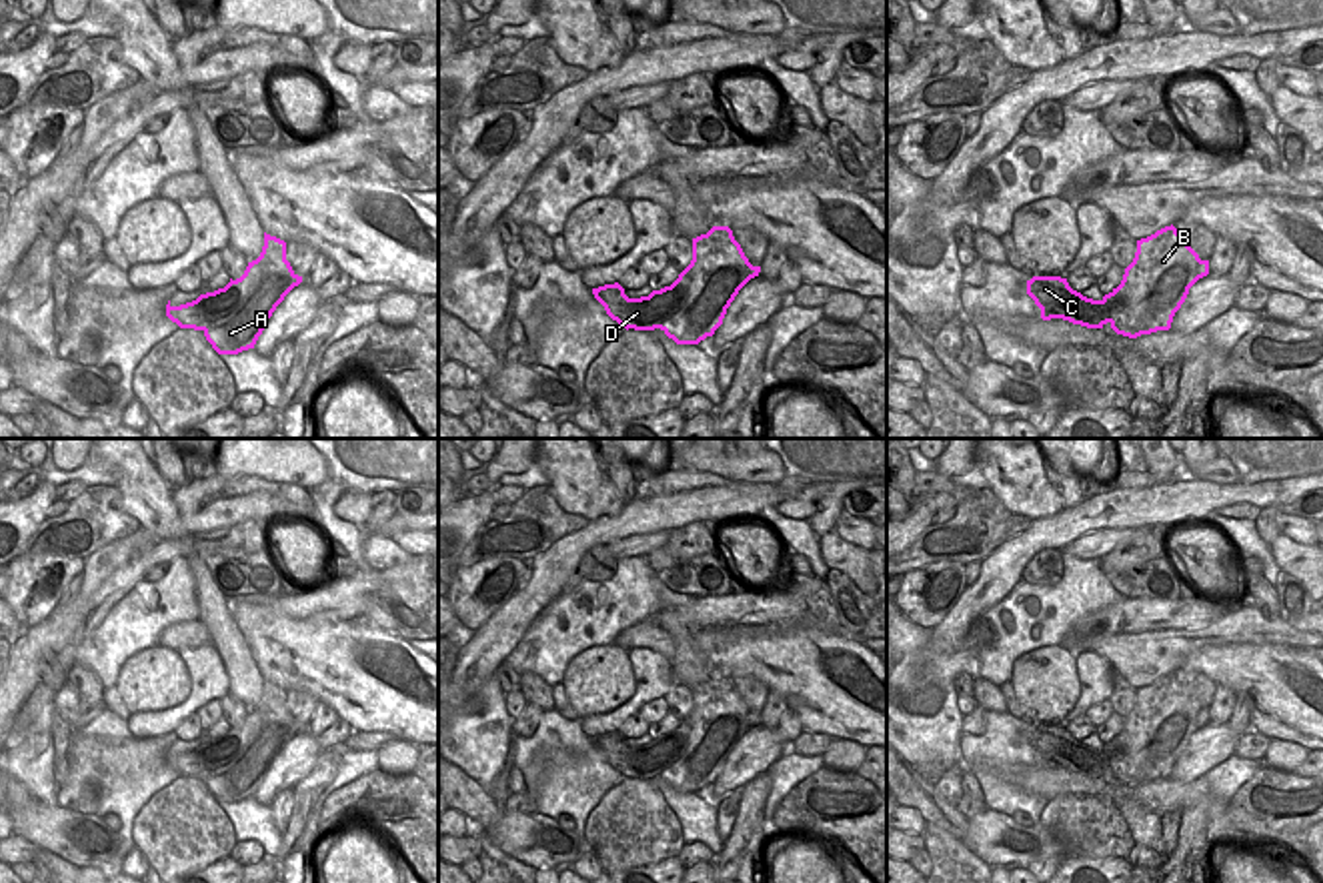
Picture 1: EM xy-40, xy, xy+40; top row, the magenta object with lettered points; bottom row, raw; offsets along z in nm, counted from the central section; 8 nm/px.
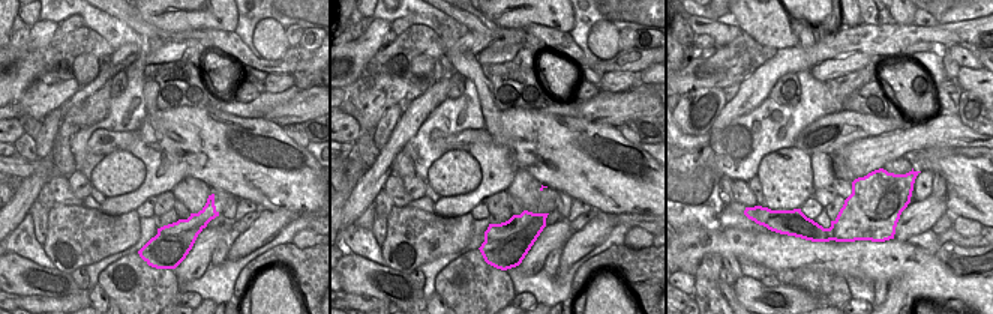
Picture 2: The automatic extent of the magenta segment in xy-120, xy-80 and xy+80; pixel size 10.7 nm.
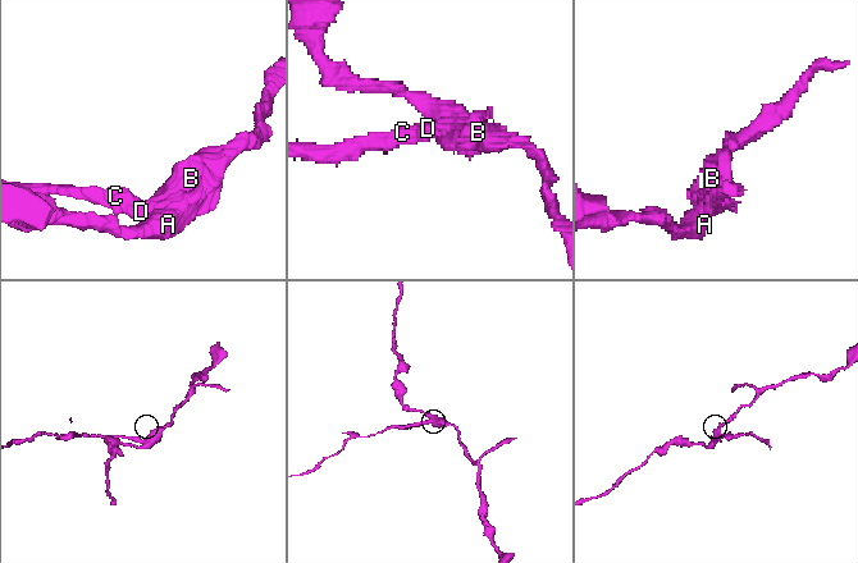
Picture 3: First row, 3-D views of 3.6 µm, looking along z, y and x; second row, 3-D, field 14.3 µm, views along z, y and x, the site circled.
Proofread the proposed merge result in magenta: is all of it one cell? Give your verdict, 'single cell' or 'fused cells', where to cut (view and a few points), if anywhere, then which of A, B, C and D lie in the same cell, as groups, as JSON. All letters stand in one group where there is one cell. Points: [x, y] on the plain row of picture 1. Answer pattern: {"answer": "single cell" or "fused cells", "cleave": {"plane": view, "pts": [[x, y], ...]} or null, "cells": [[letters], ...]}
{"answer": "fused cells", "cleave": {"plane": "xy-40", "pts": [[235, 735], [241, 751], [205, 779]]}, "cells": [["A", "B"], ["C", "D"]]}

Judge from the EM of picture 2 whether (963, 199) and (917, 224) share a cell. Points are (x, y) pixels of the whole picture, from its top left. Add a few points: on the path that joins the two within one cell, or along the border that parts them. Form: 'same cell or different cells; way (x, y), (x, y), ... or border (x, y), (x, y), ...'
different cells; border (944, 197), (948, 211)

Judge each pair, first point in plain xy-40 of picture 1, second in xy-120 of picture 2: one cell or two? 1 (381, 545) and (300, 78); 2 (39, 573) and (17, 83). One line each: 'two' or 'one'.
1: two
2: two

